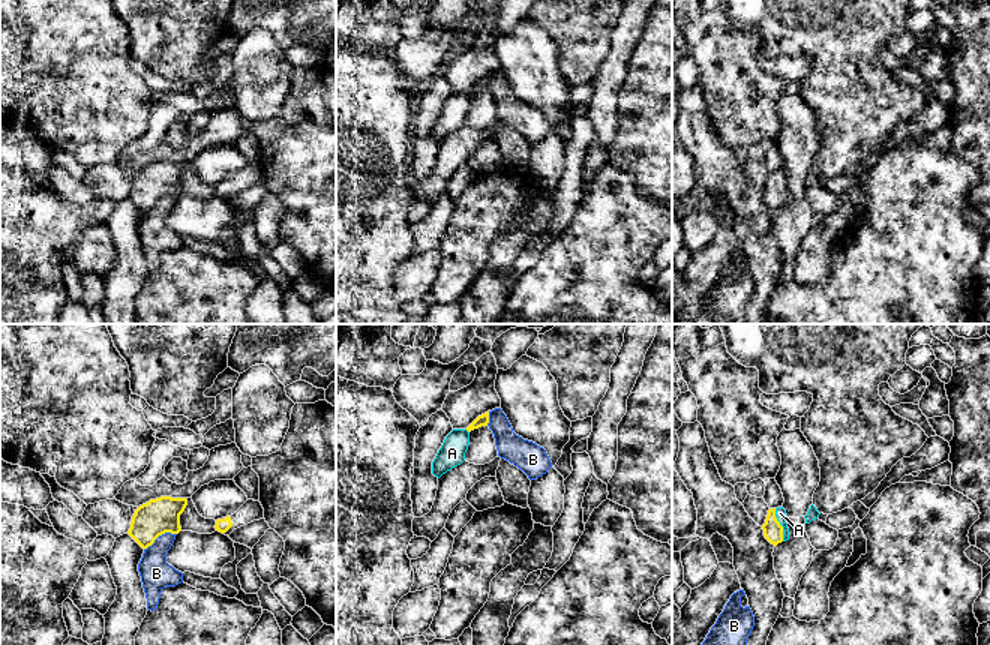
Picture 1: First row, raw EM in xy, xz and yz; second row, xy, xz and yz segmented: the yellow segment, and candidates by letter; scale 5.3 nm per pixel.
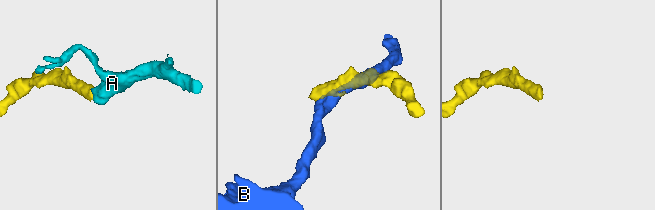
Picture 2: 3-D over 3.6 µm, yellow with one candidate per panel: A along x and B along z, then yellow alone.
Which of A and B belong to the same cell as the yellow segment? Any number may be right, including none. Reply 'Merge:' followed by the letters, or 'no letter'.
Merge: A

